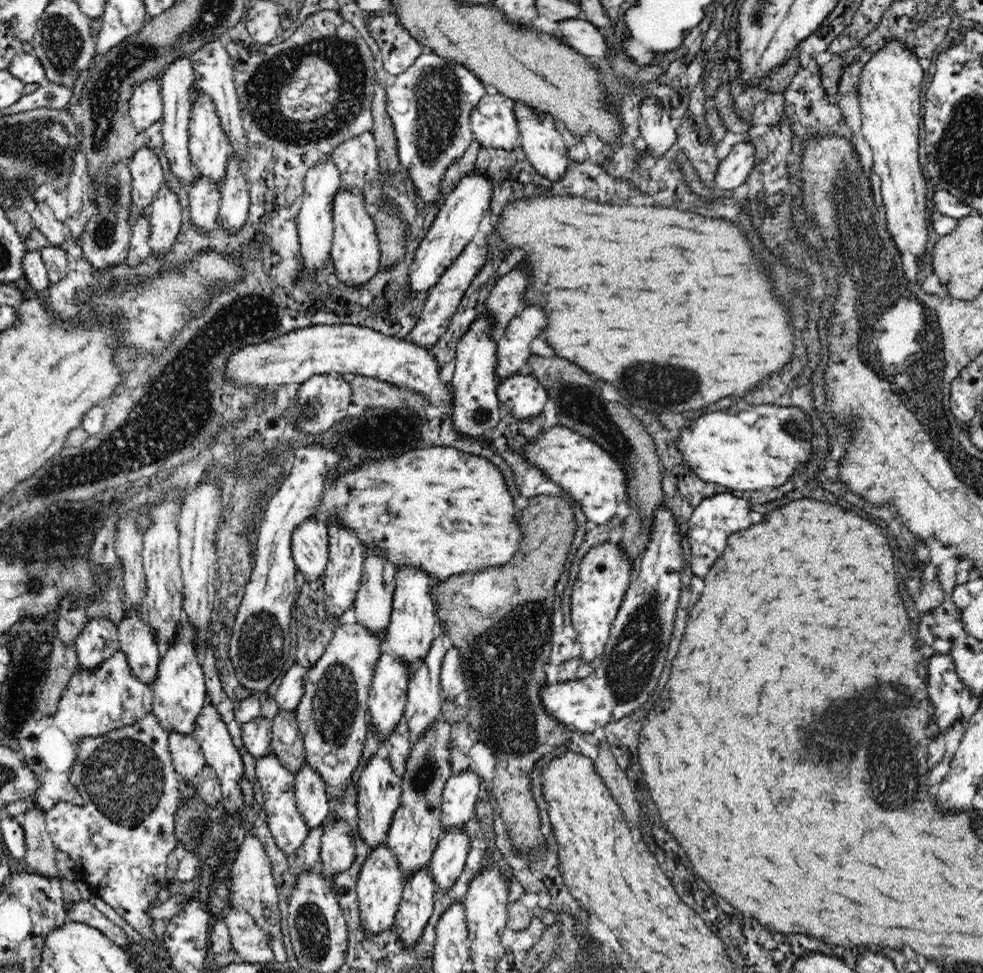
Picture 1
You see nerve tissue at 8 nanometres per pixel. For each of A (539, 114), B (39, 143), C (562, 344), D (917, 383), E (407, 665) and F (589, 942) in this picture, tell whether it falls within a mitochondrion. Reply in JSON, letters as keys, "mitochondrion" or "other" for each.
{"A":"other","B":"mitochondrion","C":"other","D":"mitochondrion","E":"other","F":"other"}

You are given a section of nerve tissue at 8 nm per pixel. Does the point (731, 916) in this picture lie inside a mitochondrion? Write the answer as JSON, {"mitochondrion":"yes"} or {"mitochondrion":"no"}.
{"mitochondrion":"no"}

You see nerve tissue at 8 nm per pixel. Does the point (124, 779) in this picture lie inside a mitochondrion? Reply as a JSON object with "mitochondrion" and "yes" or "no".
{"mitochondrion":"yes"}

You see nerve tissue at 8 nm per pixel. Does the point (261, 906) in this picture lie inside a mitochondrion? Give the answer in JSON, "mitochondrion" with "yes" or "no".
{"mitochondrion":"no"}

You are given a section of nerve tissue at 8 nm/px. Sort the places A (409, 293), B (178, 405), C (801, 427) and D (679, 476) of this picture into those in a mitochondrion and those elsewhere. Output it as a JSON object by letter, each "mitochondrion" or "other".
{"A":"other","B":"mitochondrion","C":"mitochondrion","D":"other"}

